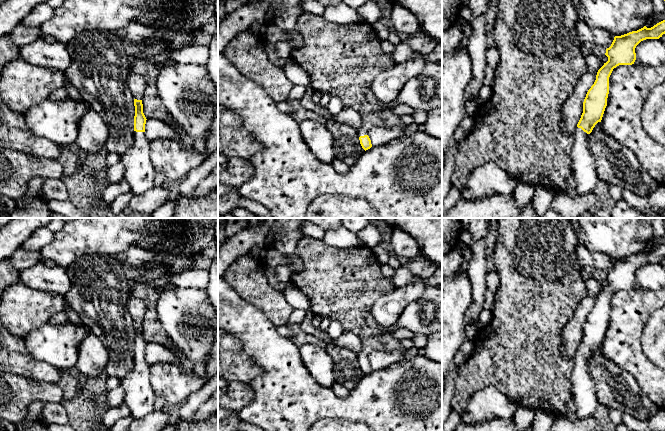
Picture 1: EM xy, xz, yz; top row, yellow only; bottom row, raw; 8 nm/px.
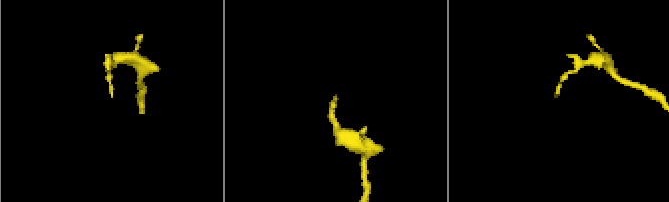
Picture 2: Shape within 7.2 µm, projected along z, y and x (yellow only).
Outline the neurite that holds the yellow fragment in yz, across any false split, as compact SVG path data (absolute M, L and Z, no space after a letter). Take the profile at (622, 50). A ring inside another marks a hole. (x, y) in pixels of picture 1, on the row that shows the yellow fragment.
M666 19L651 28L643 28L615 36L605 55L608 61L598 70L596 80L583 102L583 113L577 124L571 151L572 175L576 180L574 191L586 195L593 191L599 177L588 143L593 128L601 122L609 94L609 77L619 65L632 65L636 60L635 48L643 40L659 39L666 33Z

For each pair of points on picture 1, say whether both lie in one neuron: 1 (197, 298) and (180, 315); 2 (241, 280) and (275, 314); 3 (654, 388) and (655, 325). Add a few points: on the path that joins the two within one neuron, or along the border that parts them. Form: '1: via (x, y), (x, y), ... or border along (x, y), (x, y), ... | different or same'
1: via (193, 302), (184, 311) | same
2: via (250, 288), (267, 305) | same
3: border along (641, 343), (641, 349), (644, 354), (655, 365) | different

